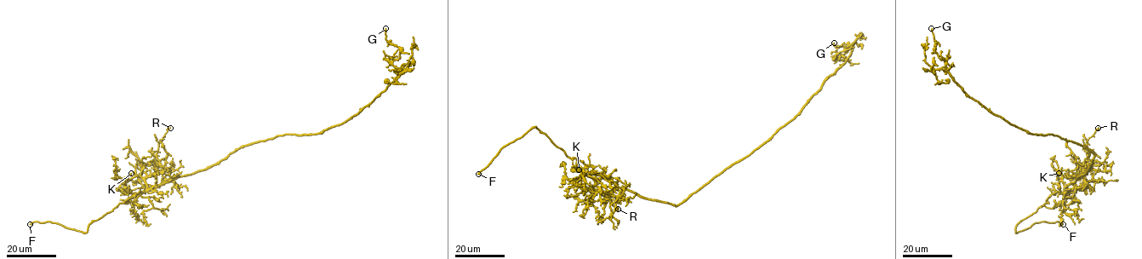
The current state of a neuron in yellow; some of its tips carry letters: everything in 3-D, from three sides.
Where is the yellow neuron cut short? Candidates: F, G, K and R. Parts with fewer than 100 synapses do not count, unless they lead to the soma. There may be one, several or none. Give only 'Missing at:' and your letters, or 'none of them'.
Missing at: F

